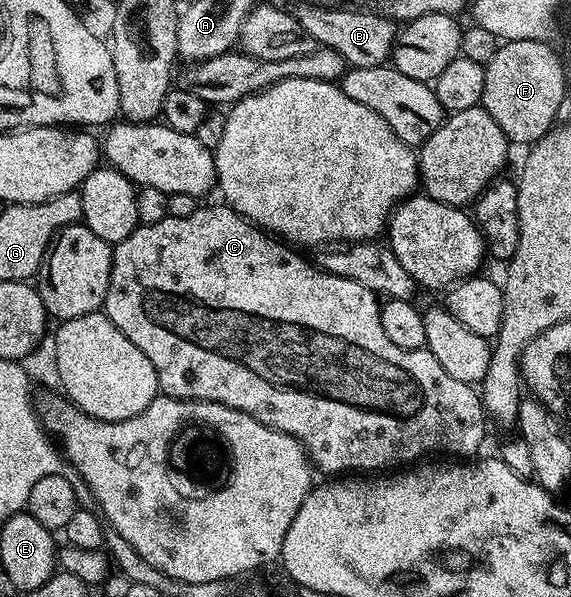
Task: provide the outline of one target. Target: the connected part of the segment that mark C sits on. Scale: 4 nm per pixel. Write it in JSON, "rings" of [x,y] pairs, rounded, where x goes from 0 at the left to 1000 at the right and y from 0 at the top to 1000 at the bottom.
{"rings":[[[378,340],[368,348],[347,345],[342,358],[327,358],[327,365],[296,360],[285,365],[285,372],[247,375],[222,399],[215,399],[215,405],[203,409],[198,419],[194,472],[187,479],[180,528],[222,568],[236,573],[250,593],[257,593],[257,606],[271,613],[275,648],[287,662],[315,670],[384,673],[412,687],[426,687],[426,693],[440,693],[440,700],[517,732],[541,759],[543,772],[560,789],[564,784],[576,791],[569,794],[646,794],[655,787],[681,787],[687,777],[709,781],[736,772],[730,769],[750,757],[788,757],[793,767],[828,767],[841,759],[835,755],[849,737],[853,698],[842,677],[841,655],[830,645],[804,640],[804,633],[790,633],[790,626],[769,613],[762,593],[755,593],[750,583],[706,586],[706,580],[692,580],[692,573],[681,571],[667,538],[667,509],[650,484],[637,482],[613,466],[585,462],[553,441],[539,442],[520,424],[525,420],[515,419],[504,407],[480,399],[448,375],[436,374],[399,342]]]}

